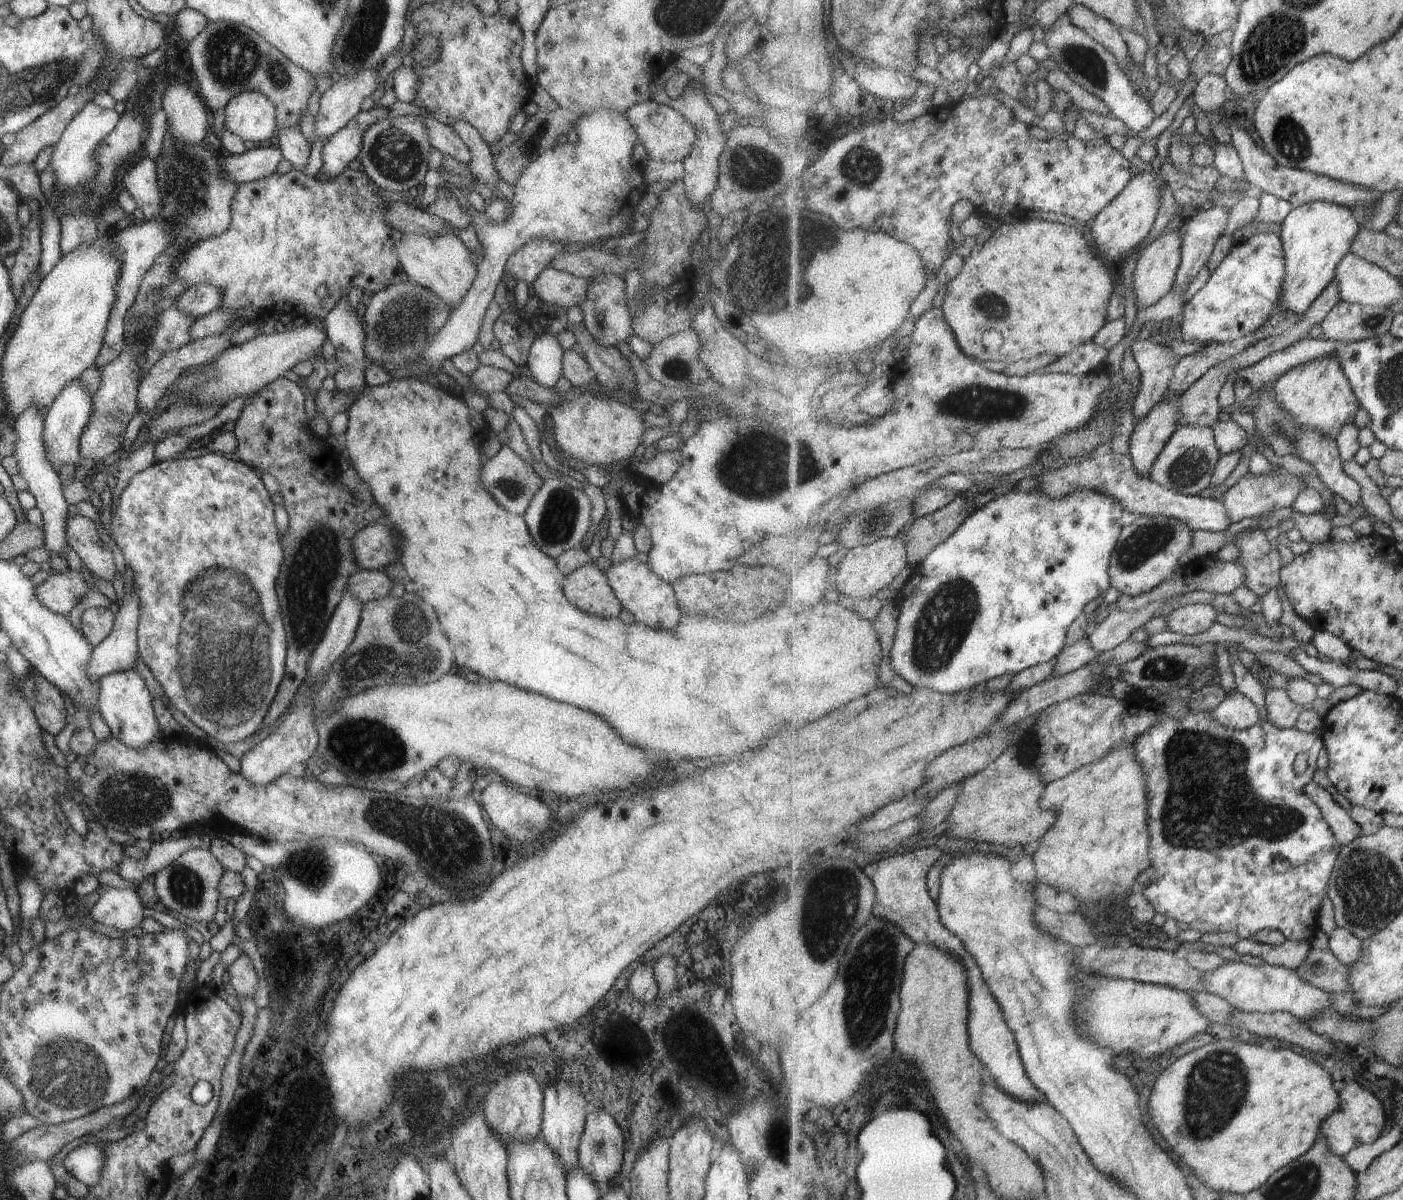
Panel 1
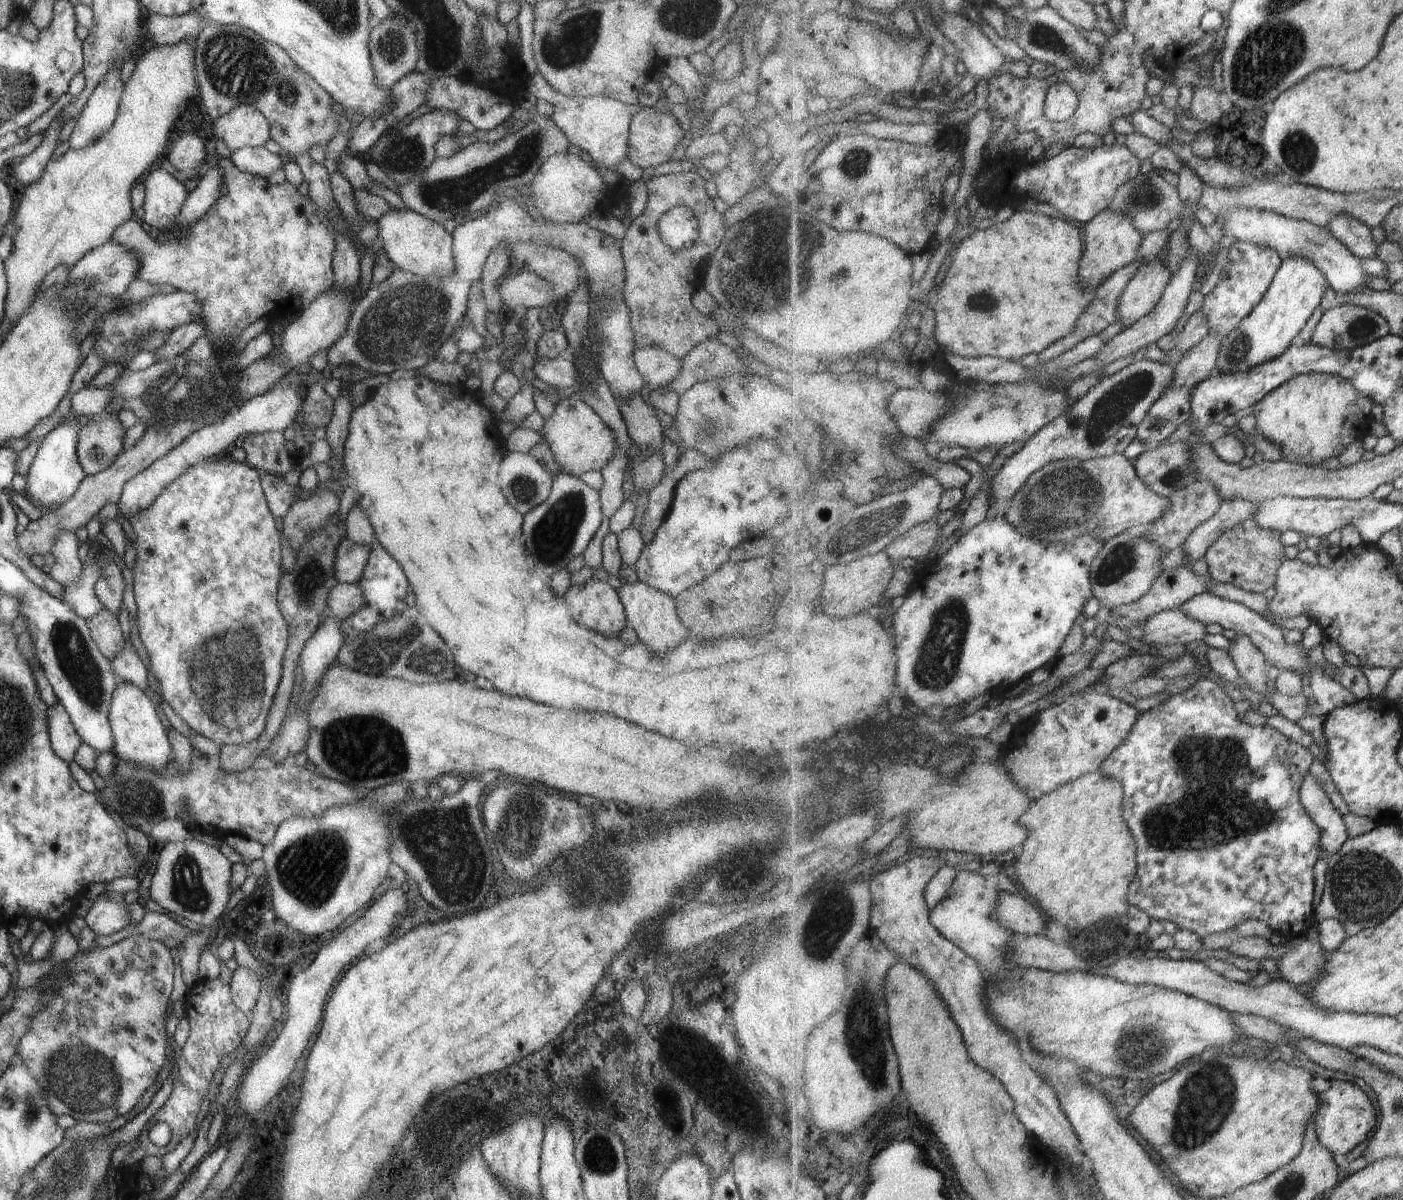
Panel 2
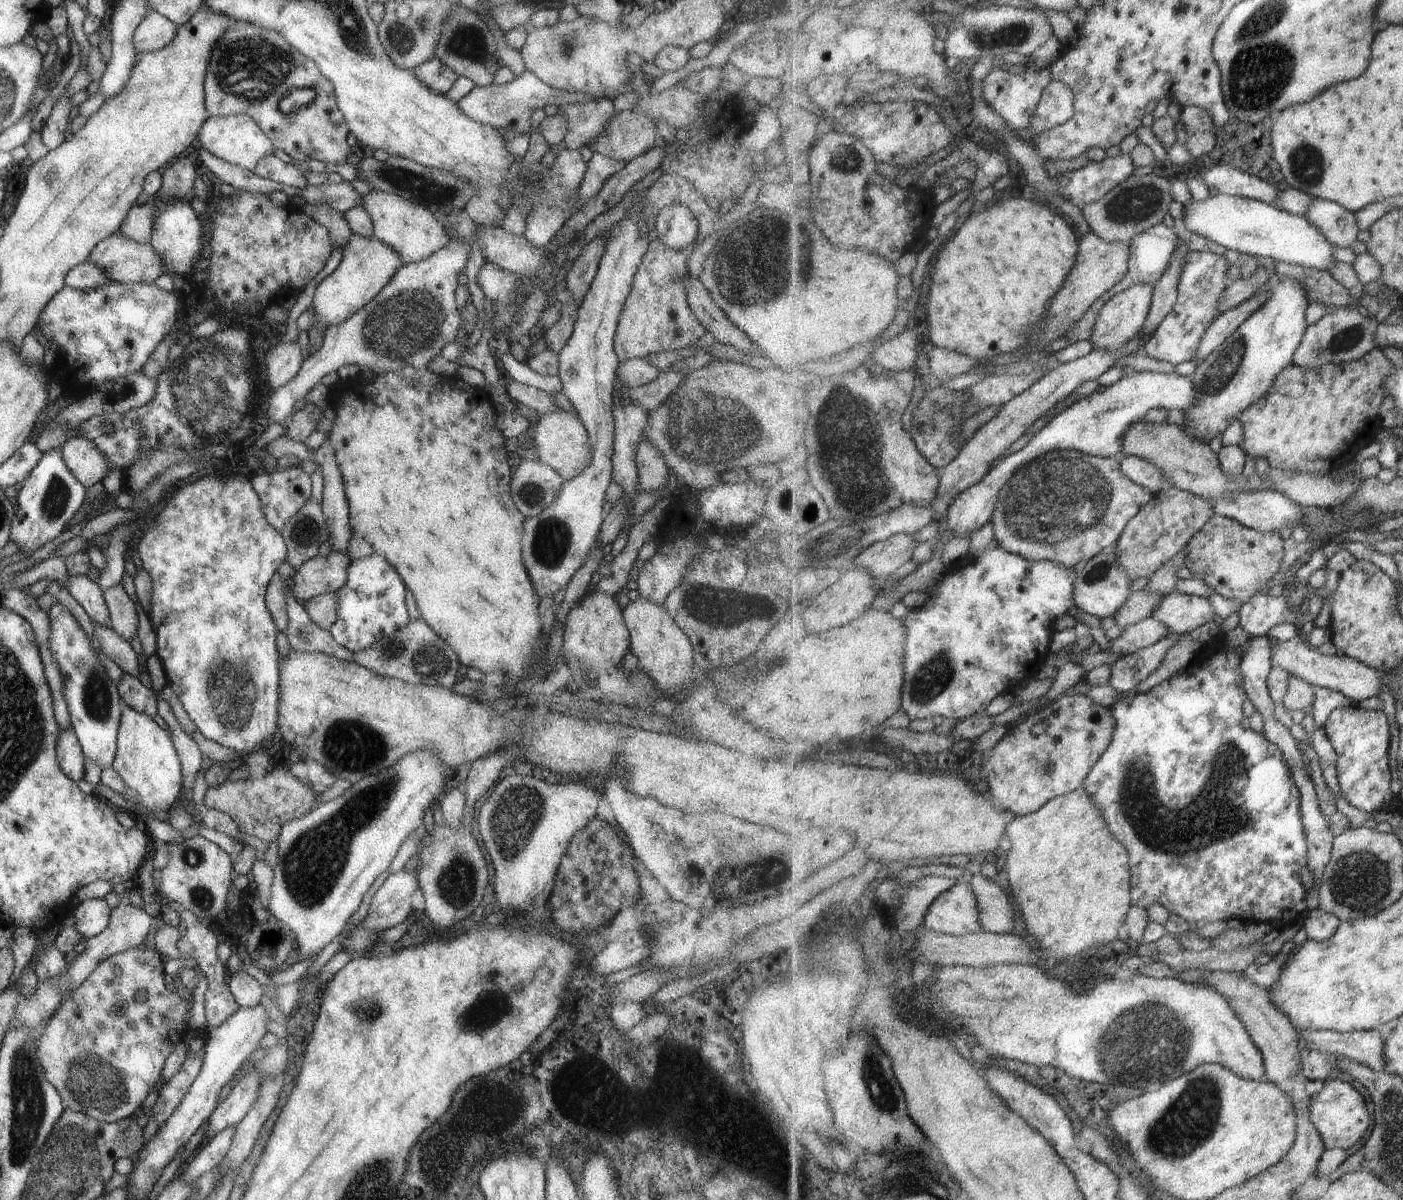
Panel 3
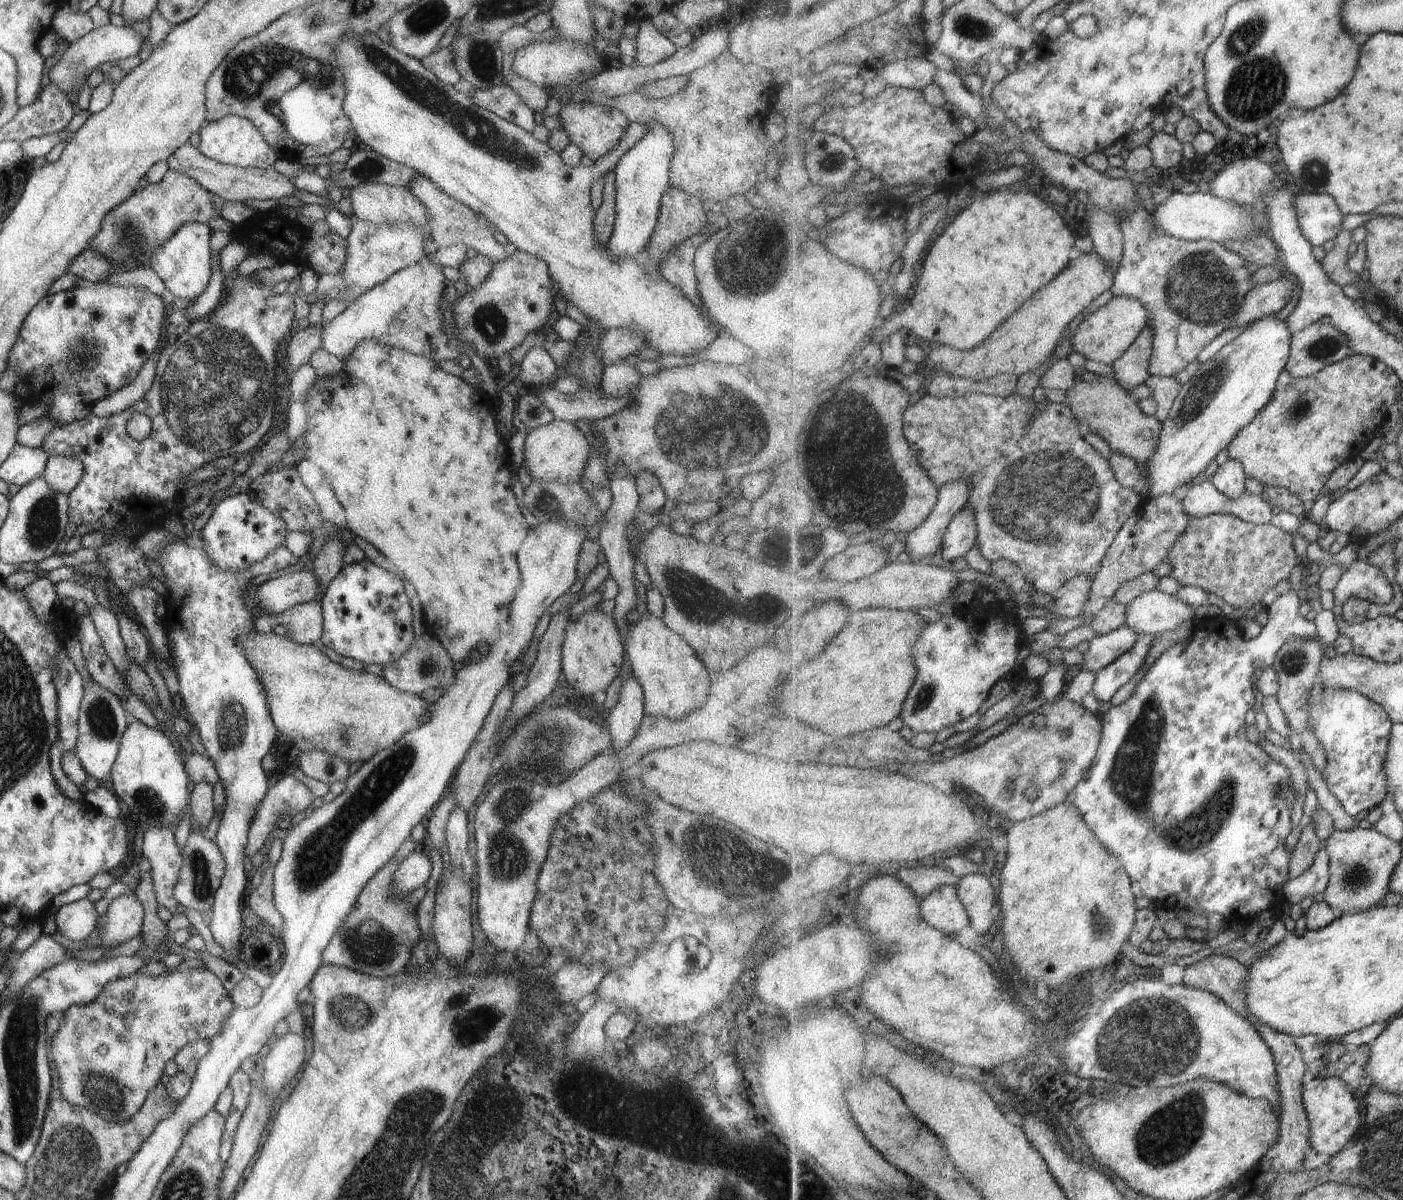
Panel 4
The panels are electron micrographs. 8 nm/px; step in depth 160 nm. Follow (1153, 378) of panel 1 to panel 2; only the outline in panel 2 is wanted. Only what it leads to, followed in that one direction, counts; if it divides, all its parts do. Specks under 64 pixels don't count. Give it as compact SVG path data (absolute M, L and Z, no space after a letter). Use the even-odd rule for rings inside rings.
M1201 309L1197 310L1190 316L1183 331L1179 334L1177 346L1171 352L1163 351L1163 354L1165 354L1163 364L1175 368L1191 348L1195 348L1197 344L1207 338L1207 334L1210 334L1210 332L1209 324L1205 320L1205 312Z

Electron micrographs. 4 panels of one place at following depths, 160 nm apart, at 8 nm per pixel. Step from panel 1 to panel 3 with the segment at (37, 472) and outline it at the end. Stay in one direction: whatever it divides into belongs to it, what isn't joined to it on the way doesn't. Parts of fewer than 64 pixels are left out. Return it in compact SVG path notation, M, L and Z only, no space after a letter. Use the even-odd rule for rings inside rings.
M67 574L65 584L68 594L77 600L77 603L87 612L87 616L92 622L97 622L101 626L108 626L109 616L102 591L95 582L87 578L85 574L81 574L81 576Z

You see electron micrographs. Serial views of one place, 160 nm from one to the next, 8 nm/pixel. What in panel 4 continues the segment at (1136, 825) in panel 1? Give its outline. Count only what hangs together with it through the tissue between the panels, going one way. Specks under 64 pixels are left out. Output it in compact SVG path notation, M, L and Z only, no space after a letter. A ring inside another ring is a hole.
M1061 803L1059 806L1033 818L1014 823L1006 832L1006 836L1008 860L996 882L996 886L1000 890L998 891L998 898L1001 900L997 912L1000 912L1003 916L1001 932L1003 933L1003 942L1009 953L1010 961L1015 964L1014 968L1018 970L1020 976L1023 976L1026 984L1028 985L1029 981L1031 986L1045 984L1051 990L1055 990L1055 988L1063 986L1065 982L1069 982L1071 978L1083 976L1087 972L1093 972L1097 968L1105 968L1107 964L1115 962L1115 958L1121 954L1121 950L1128 946L1130 934L1134 931L1136 912L1138 911L1137 906L1135 906L1136 896L1126 868L1116 856L1113 856L1109 850L1105 850L1105 846L1086 823L1078 808L1067 803Z

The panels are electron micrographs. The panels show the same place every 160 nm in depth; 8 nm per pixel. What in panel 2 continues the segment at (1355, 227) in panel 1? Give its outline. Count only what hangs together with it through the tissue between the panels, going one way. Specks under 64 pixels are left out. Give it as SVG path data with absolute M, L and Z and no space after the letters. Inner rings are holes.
M1289 256L1282 260L1282 268L1265 298L1250 316L1247 316L1233 334L1222 340L1218 358L1218 374L1239 374L1283 356L1293 345L1295 338L1307 327L1307 322L1322 307L1329 290L1327 276L1309 260Z

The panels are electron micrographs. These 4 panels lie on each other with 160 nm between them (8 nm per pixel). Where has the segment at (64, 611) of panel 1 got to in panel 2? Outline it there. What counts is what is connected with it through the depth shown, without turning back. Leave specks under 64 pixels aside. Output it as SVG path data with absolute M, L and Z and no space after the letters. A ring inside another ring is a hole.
M99 558L92 564L87 562L81 570L79 578L75 580L75 584L63 586L61 601L81 619L95 614L99 608L102 608L94 592L94 585L99 578L101 568L103 568L103 558Z

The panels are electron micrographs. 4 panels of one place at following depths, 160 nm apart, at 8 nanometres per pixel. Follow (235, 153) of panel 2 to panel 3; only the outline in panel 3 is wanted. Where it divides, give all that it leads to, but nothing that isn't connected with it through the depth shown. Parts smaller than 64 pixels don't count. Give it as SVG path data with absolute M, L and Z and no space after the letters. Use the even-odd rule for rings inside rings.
M272 154L261 156L251 172L263 179L303 189L306 186L302 172L292 164L285 164Z

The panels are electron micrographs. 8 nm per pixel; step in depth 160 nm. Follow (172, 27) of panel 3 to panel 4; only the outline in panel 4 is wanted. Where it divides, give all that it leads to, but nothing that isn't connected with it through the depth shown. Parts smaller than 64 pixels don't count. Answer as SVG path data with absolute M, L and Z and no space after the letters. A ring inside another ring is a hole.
M110 23L89 30L79 39L71 41L61 58L50 69L48 79L53 82L61 92L68 94L77 84L77 80L87 77L92 70L105 62L117 62L130 56L137 56L141 49L143 36L127 26L117 27Z

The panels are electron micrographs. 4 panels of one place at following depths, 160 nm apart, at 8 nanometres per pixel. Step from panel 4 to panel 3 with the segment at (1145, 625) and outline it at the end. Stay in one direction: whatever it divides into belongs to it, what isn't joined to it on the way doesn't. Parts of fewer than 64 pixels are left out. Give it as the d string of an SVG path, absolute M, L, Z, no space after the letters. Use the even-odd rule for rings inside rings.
M1182 593L1163 596L1152 618L1163 622L1176 636L1188 634L1197 628L1214 622L1216 611L1209 598Z

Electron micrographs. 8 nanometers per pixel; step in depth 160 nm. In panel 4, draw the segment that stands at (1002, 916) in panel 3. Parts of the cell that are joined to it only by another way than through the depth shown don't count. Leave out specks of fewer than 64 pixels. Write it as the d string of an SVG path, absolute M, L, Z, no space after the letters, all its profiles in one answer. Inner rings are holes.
M971 874L963 877L956 888L959 898L970 913L970 926L984 935L991 928L993 914L999 908L996 882L987 875Z

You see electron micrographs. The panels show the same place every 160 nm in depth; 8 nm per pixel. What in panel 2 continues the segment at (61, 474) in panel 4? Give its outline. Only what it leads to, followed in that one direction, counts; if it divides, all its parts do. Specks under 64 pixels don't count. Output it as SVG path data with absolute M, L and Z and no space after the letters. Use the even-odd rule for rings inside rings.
M117 408L91 414L77 432L75 453L86 476L92 476L113 464L123 451L125 429L117 420Z

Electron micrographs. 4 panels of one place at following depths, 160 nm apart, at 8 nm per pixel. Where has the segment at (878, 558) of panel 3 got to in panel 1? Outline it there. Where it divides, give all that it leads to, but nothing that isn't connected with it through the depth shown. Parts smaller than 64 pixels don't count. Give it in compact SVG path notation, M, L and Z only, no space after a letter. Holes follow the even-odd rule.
M958 497L942 510L914 520L906 533L908 562L911 568L919 567L939 544L955 535L977 510L971 498Z

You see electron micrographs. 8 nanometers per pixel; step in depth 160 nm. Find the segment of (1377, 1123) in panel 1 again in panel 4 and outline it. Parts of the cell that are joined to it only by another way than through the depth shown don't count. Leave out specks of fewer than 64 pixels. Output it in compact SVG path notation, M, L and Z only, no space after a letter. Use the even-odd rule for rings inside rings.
M1337 1077L1323 1079L1314 1090L1304 1091L1304 1104L1310 1122L1310 1141L1315 1152L1334 1157L1351 1144L1351 1138L1357 1134L1361 1126L1360 1101L1355 1092Z

